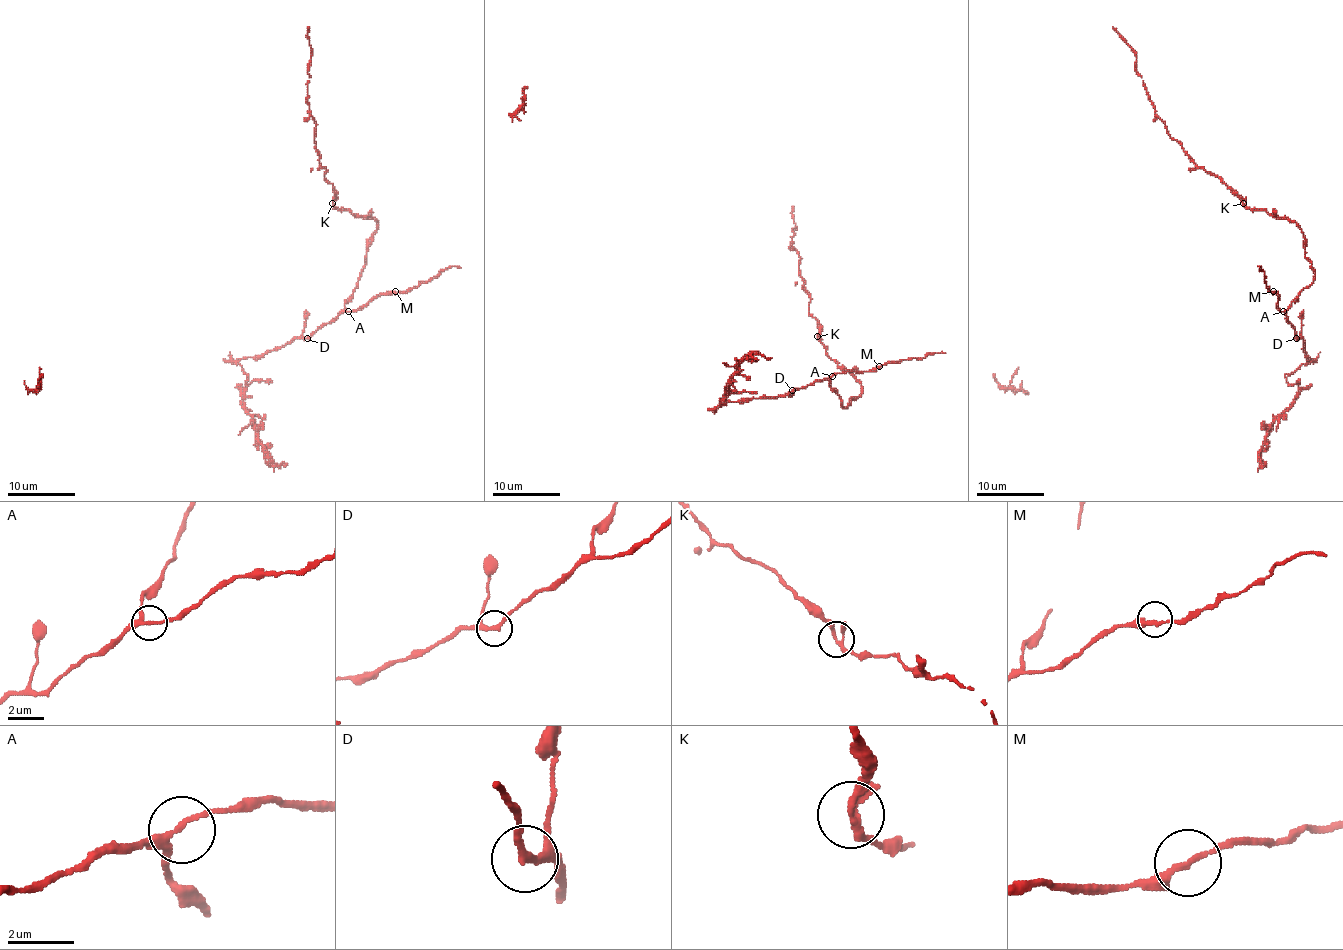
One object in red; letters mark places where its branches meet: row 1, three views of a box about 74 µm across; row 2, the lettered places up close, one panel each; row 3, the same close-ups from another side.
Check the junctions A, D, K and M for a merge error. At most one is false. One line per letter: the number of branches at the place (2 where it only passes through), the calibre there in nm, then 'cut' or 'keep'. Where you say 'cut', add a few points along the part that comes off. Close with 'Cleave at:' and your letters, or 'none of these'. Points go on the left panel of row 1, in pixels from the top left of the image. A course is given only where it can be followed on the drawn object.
A: branches 3; calibre 180 nm; keep
D: branches 3; calibre 190 nm; keep
K: branches 3; calibre 180 nm; keep
M: branches 2; calibre 200 nm; keep
Cleave at: none of these

